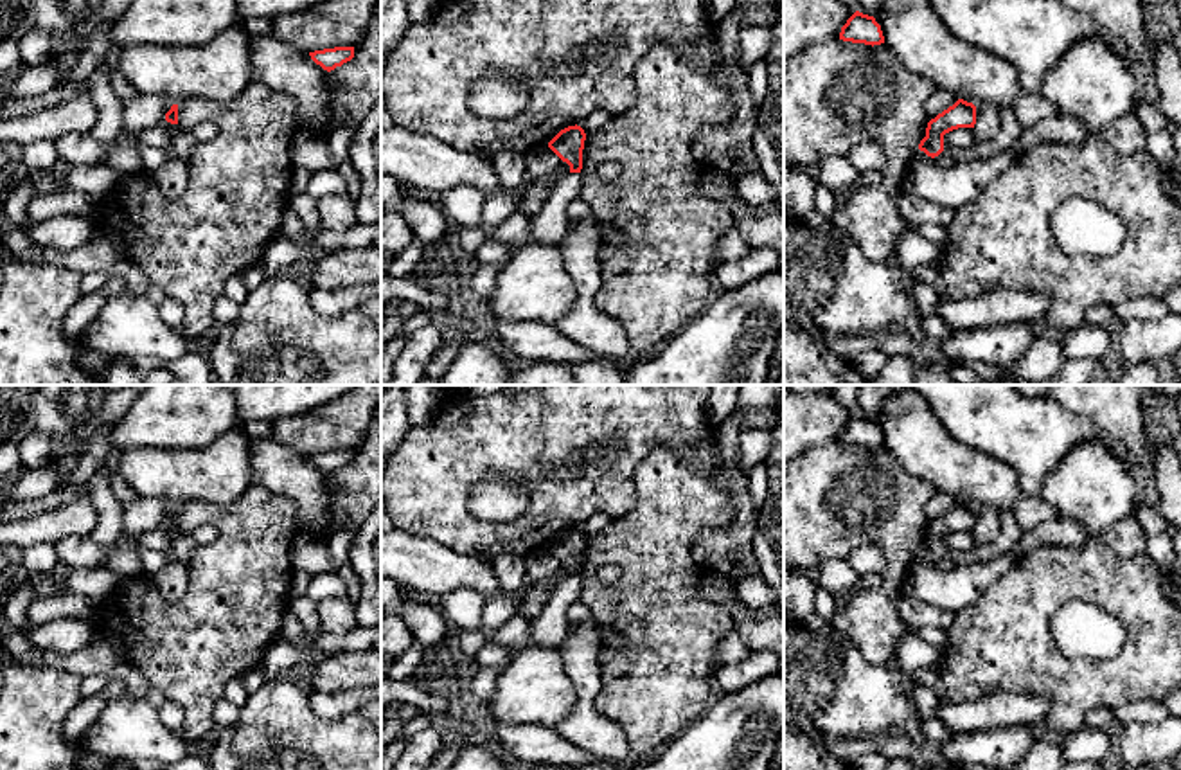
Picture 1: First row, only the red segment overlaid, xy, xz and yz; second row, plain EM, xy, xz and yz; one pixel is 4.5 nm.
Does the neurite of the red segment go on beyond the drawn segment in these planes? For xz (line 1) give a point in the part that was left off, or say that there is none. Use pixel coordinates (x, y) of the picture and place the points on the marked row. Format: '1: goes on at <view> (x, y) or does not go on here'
1: does not go on here

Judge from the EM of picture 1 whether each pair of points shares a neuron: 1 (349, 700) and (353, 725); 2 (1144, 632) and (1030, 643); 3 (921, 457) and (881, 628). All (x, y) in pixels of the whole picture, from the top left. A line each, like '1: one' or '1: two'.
1: two
2: one
3: two

